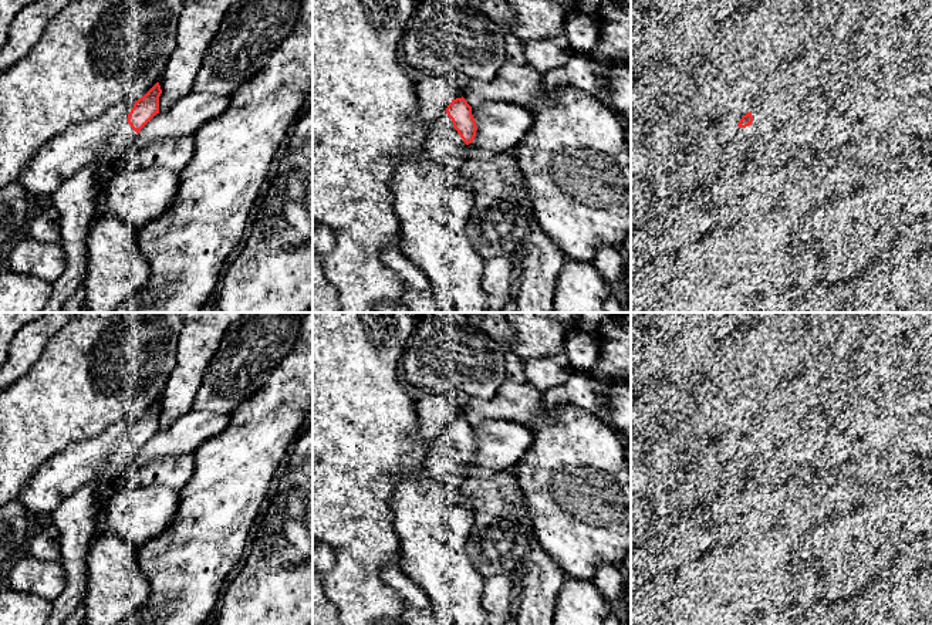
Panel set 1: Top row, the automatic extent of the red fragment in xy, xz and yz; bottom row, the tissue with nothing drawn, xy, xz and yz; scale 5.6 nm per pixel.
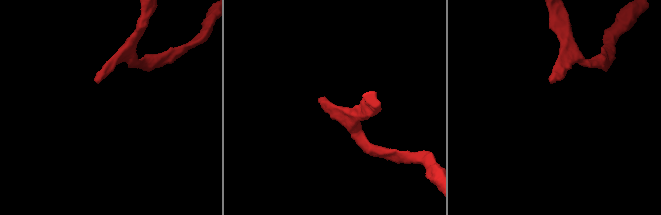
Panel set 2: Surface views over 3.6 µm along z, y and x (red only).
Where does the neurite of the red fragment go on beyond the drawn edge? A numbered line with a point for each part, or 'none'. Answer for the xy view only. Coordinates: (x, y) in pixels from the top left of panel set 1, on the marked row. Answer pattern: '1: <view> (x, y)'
1: xy (76, 199)

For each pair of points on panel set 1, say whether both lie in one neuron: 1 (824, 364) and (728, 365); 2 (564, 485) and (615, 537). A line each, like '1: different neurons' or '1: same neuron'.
1: same neuron
2: same neuron

